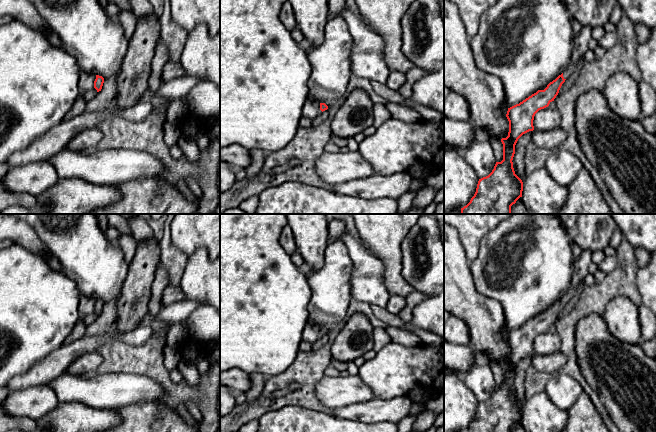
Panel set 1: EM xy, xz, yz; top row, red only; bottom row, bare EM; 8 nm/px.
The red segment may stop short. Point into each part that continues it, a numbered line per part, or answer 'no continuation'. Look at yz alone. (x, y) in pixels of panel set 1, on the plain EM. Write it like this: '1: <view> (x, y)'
1: yz (581, 264)

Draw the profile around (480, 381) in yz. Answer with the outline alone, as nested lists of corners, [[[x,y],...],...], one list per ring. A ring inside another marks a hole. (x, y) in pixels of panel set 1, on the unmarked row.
[[[480,360],[463,376],[463,383],[474,394],[479,403],[488,400],[496,388],[490,365]]]

